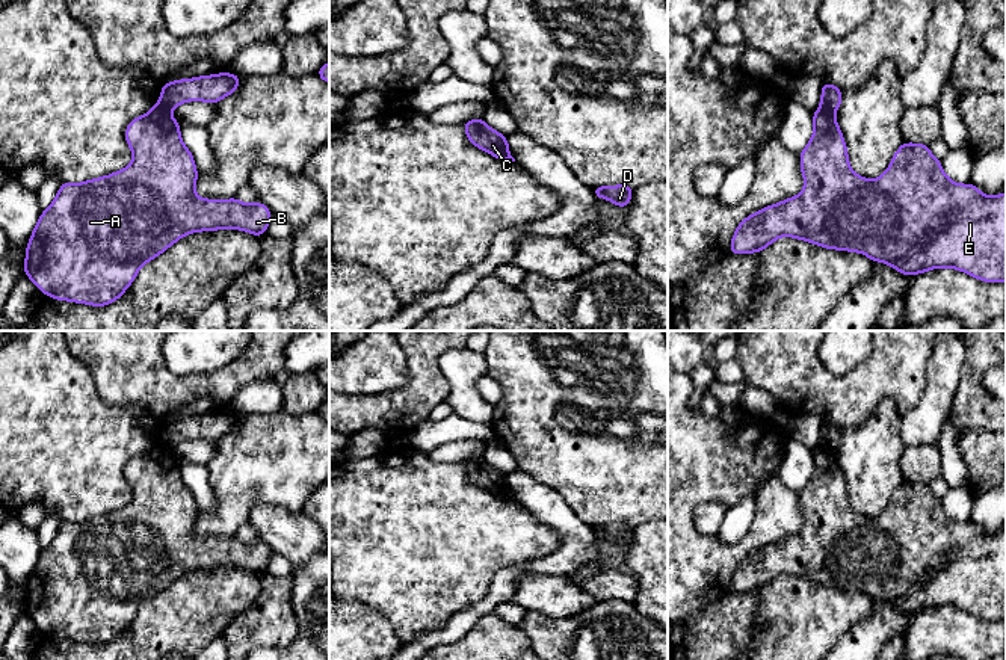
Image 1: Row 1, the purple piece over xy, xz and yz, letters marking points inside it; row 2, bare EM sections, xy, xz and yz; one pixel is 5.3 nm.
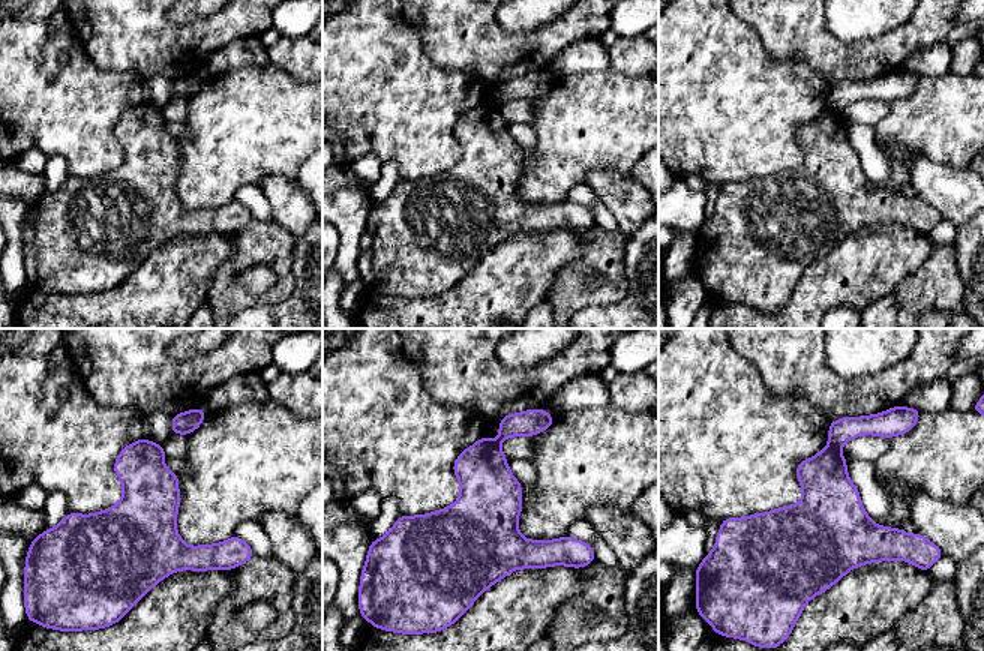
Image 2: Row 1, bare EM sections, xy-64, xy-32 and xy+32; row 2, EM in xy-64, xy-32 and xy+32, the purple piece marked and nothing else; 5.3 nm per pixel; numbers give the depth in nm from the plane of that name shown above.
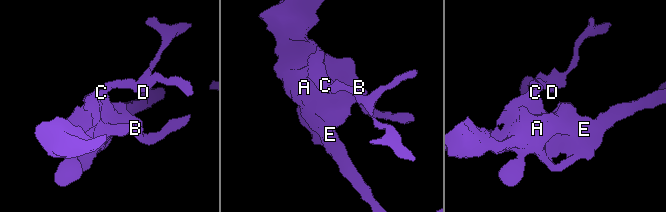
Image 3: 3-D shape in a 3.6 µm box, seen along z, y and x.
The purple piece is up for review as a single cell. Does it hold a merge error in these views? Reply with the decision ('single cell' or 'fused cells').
fused cells

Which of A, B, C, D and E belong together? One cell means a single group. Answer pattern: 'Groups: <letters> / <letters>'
Groups: A B C E / D

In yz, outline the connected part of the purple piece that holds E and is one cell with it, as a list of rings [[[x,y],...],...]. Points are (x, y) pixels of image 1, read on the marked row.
[[[819,107],[813,113],[813,122],[814,133],[799,154],[805,181],[802,192],[745,217],[733,236],[731,254],[761,252],[776,239],[788,236],[828,249],[866,254],[872,263],[882,261],[903,275],[953,267],[985,282],[1006,281],[1006,195],[1003,192],[986,196],[970,183],[953,183],[927,145],[909,142],[899,146],[890,168],[878,180],[867,180],[849,166],[847,146],[835,112]]]

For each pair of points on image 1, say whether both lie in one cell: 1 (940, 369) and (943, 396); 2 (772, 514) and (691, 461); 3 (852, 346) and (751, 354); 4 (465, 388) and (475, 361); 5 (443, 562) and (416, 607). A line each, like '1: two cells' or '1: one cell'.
1: one cell
2: one cell
3: two cells
4: one cell
5: one cell

